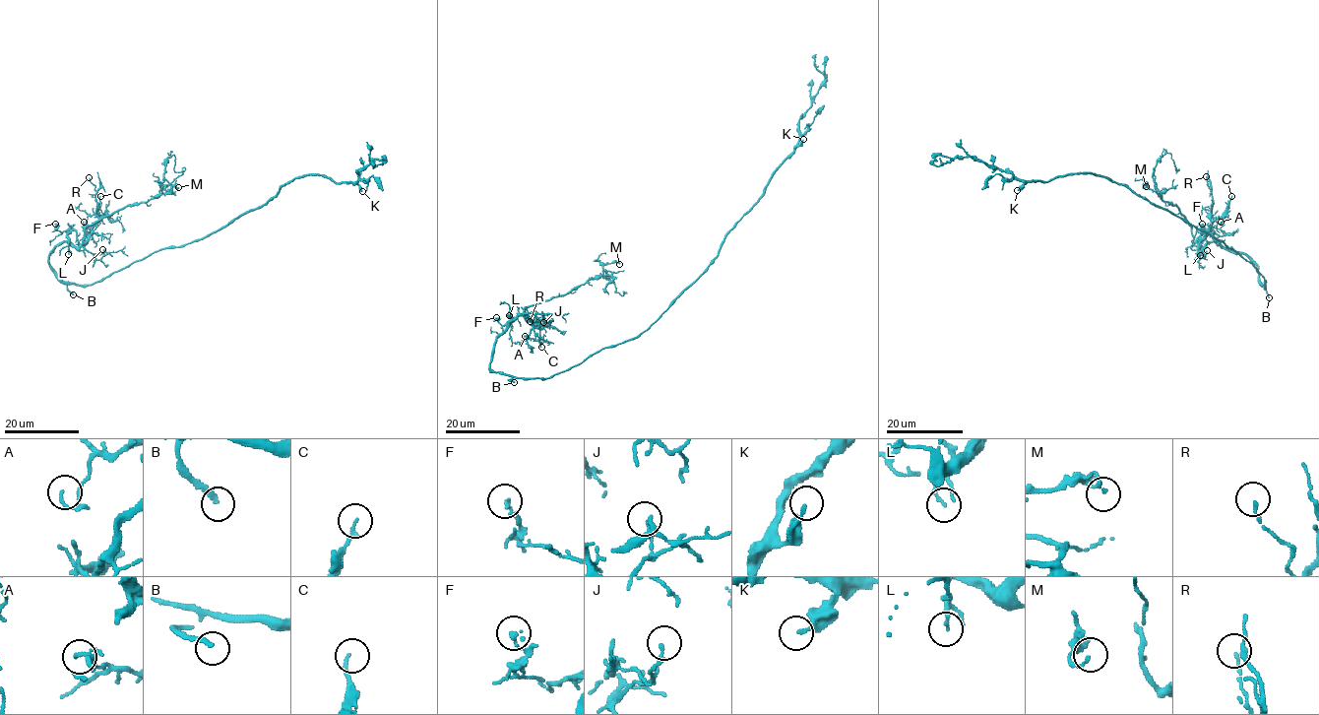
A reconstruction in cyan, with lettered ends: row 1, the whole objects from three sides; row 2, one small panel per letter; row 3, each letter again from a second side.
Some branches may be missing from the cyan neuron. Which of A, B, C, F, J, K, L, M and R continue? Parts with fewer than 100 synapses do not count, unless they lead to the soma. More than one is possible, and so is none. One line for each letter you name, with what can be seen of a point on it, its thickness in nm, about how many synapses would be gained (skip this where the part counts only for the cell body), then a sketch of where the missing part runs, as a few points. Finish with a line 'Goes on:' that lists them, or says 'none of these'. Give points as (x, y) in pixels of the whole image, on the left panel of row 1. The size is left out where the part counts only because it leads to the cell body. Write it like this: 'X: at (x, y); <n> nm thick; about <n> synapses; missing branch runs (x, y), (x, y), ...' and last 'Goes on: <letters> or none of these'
B: at (73, 294); 170 nm thick; missing branch runs (73, 294), (75, 305), (89, 322), (95, 363), (106, 371)
Goes on: B

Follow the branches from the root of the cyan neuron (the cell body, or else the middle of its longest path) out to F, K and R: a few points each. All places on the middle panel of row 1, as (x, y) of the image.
F: (597, 352), (549, 378), (516, 378), (494, 372), (490, 367), (493, 344), (520, 315), (504, 325), (496, 317)
K: (597, 352), (638, 337), (695, 281), (717, 256), (724, 234), (758, 200), (772, 173), (803, 139)
R: (597, 352), (549, 378), (494, 372), (490, 361), (495, 340), (518, 315), (541, 329), (530, 321)

